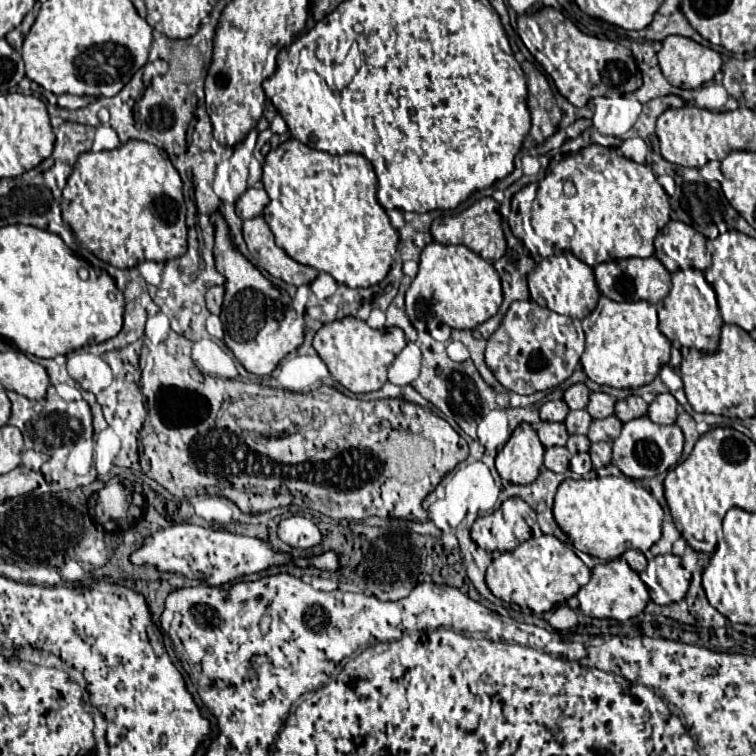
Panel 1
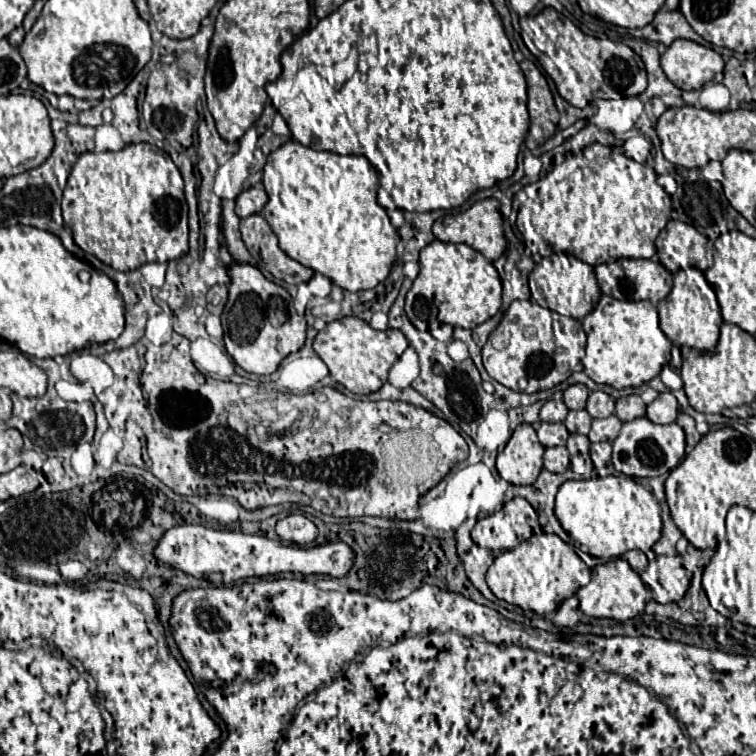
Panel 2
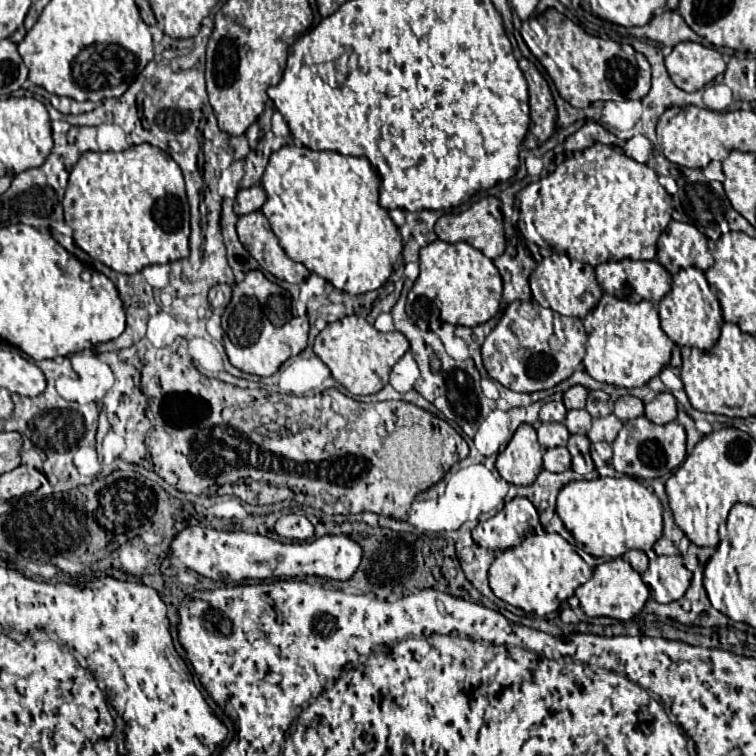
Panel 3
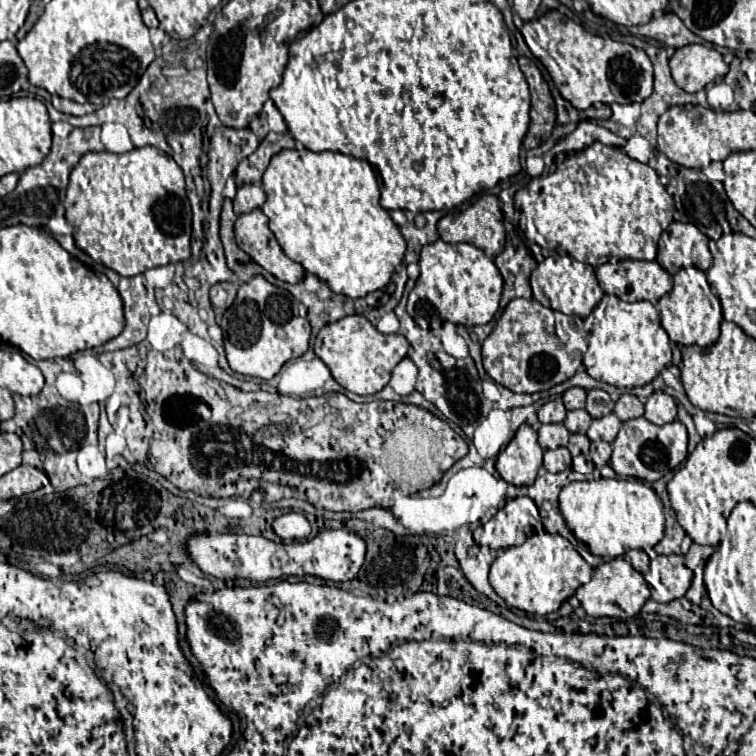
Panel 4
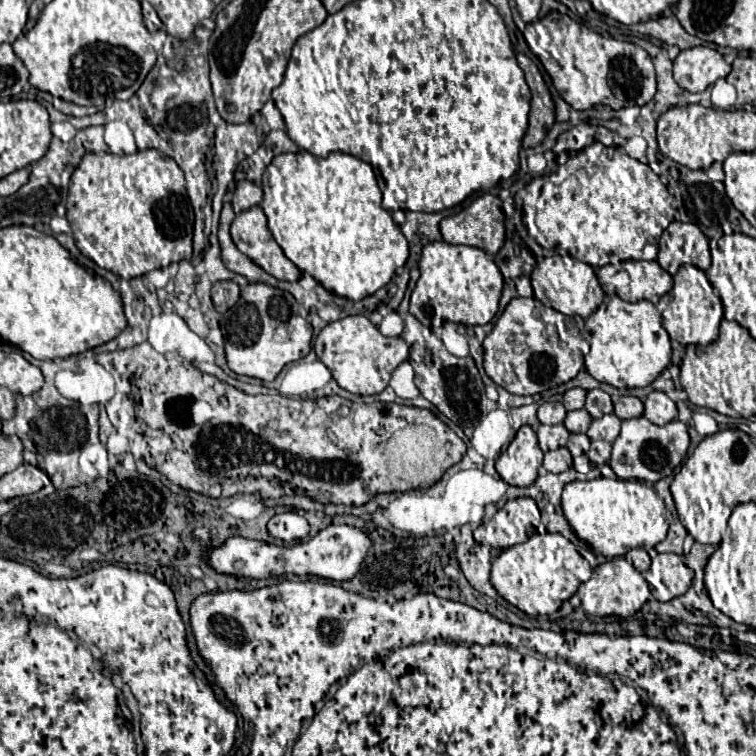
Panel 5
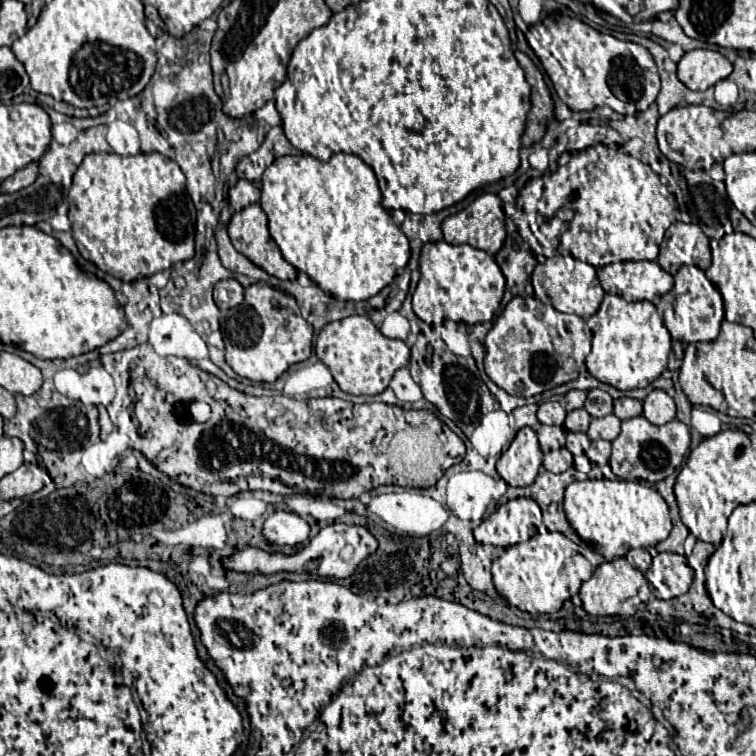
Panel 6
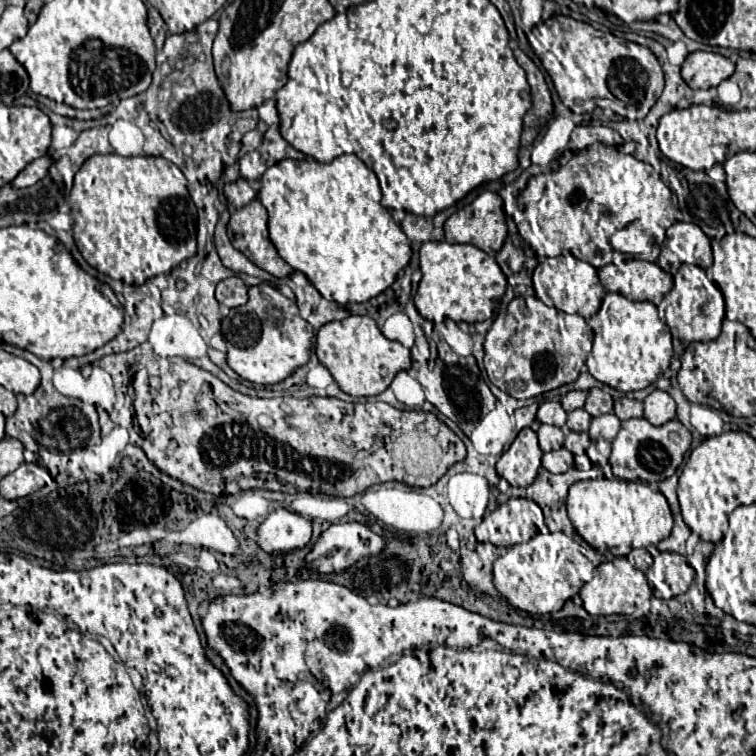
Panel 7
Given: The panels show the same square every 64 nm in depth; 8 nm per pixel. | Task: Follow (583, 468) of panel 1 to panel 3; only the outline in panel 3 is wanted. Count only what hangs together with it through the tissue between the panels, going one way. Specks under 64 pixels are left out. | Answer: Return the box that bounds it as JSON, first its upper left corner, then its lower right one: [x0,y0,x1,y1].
[571,454,595,475]

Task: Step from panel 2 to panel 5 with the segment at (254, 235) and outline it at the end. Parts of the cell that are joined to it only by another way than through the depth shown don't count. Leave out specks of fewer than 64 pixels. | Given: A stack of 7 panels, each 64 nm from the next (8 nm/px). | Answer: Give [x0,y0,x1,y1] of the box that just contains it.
[230,206,300,282]

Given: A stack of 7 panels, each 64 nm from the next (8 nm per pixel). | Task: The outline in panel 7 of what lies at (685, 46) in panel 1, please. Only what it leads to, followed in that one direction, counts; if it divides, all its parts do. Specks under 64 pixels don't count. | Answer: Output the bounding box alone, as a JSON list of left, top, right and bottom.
[682,52,734,88]

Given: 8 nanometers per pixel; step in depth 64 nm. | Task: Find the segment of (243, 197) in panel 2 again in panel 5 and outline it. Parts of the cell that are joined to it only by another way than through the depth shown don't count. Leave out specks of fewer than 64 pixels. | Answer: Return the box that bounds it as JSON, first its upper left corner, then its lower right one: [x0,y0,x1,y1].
[232,180,262,214]

